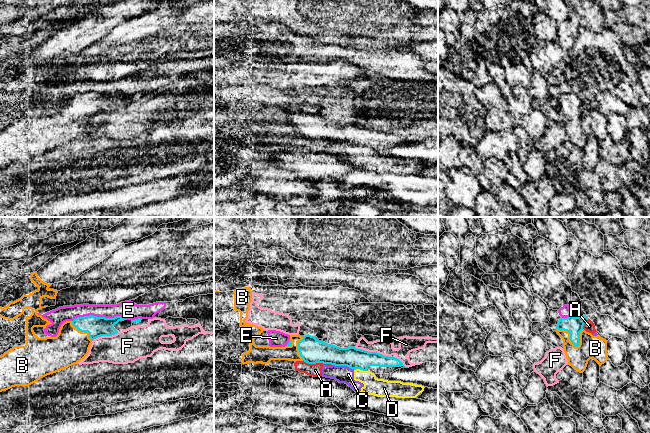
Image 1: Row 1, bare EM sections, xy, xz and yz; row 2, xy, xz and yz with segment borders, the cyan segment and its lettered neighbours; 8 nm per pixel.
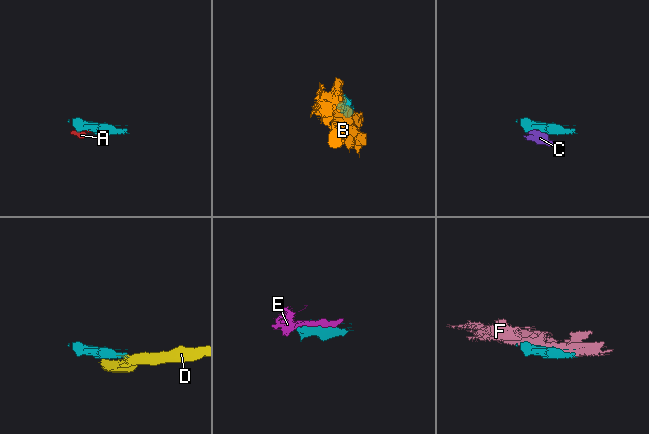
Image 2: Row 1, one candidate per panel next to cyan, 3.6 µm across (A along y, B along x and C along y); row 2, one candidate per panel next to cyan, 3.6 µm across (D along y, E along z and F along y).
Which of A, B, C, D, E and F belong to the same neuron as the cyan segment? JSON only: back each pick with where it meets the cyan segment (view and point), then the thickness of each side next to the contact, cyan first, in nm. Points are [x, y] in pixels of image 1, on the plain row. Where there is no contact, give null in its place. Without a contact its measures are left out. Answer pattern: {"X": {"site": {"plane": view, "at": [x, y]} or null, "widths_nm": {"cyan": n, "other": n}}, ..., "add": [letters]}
{"B": {"site": {"plane": "yz", "at": [570, 111]}, "widths_nm": {"cyan": 140, "other": 190}}, "add": ["B"]}

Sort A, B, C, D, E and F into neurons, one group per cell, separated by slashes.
A C / B / D / E / F

